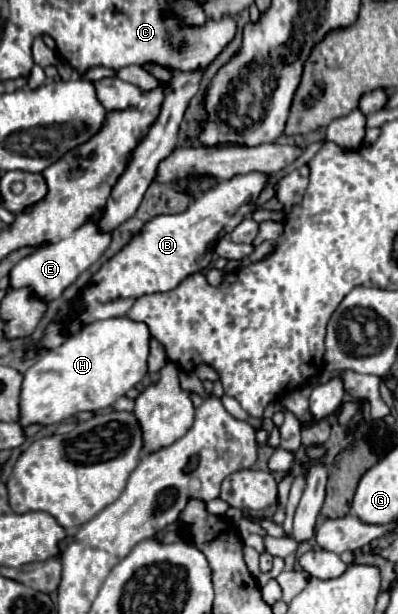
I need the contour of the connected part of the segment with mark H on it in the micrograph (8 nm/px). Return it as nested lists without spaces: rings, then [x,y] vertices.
[[[114,317],[106,321],[94,321],[74,333],[66,343],[42,355],[26,373],[22,381],[22,395],[20,395],[20,413],[18,423],[22,429],[28,425],[54,425],[60,423],[80,411],[100,411],[110,407],[118,397],[126,395],[136,383],[146,375],[146,359],[148,359],[148,341],[150,331],[144,323],[132,321],[128,317]]]

